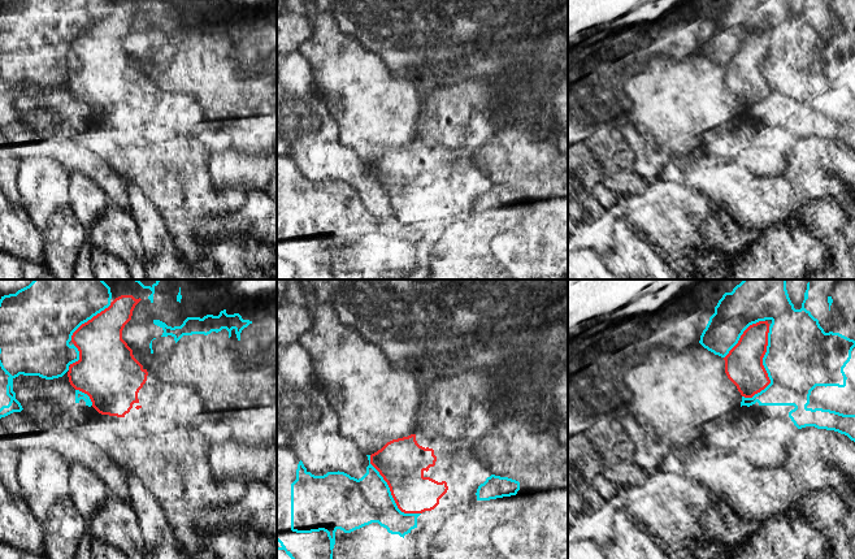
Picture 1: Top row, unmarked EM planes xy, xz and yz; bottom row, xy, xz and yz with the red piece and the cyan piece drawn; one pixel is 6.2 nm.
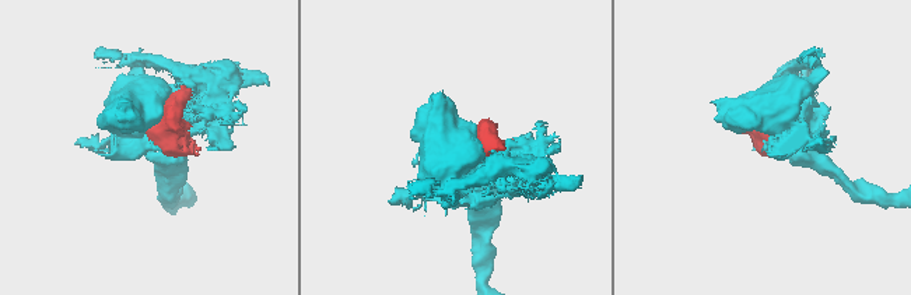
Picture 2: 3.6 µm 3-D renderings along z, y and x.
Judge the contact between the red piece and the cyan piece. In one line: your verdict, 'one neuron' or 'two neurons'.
two neurons

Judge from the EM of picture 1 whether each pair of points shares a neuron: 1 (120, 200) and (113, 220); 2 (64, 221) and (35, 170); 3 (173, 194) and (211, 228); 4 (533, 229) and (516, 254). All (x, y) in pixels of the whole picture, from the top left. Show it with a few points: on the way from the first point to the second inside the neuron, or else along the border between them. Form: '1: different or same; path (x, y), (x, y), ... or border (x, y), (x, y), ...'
1: different; border (112, 202), (129, 211)
2: same; path (55, 208), (44, 198), (43, 183)
3: different; border (233, 212), (207, 216), (199, 229), (200, 243)
4: same; path (533, 235), (523, 247)

